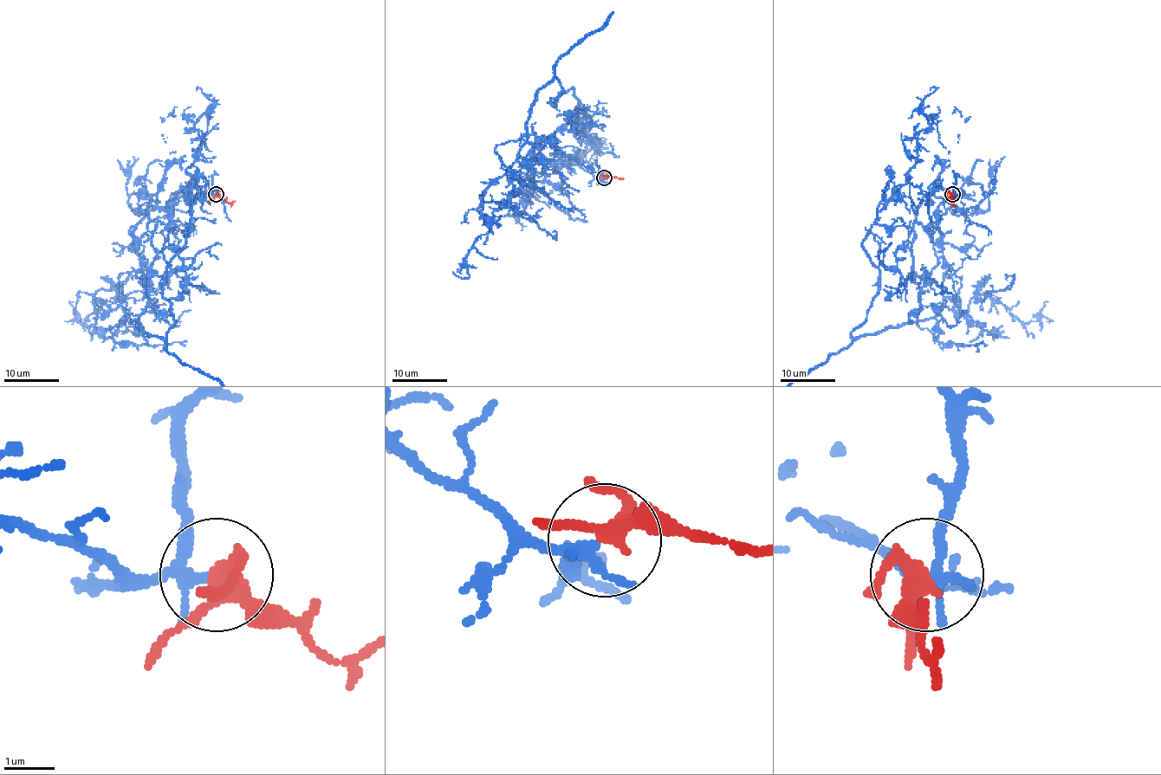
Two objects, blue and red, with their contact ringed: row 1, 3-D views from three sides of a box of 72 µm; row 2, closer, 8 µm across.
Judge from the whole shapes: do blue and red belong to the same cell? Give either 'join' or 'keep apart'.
keep apart

